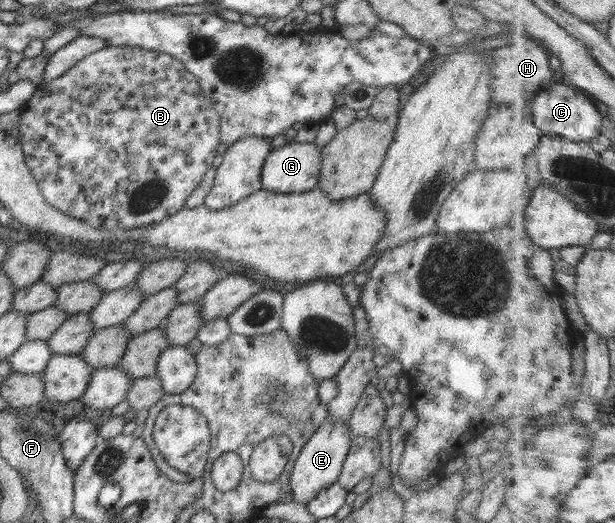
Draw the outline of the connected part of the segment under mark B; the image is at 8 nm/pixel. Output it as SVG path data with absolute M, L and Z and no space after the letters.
M108 45L87 54L61 77L37 84L21 111L21 149L43 197L95 229L151 226L175 215L211 169L221 142L219 114L183 62L133 45Z

